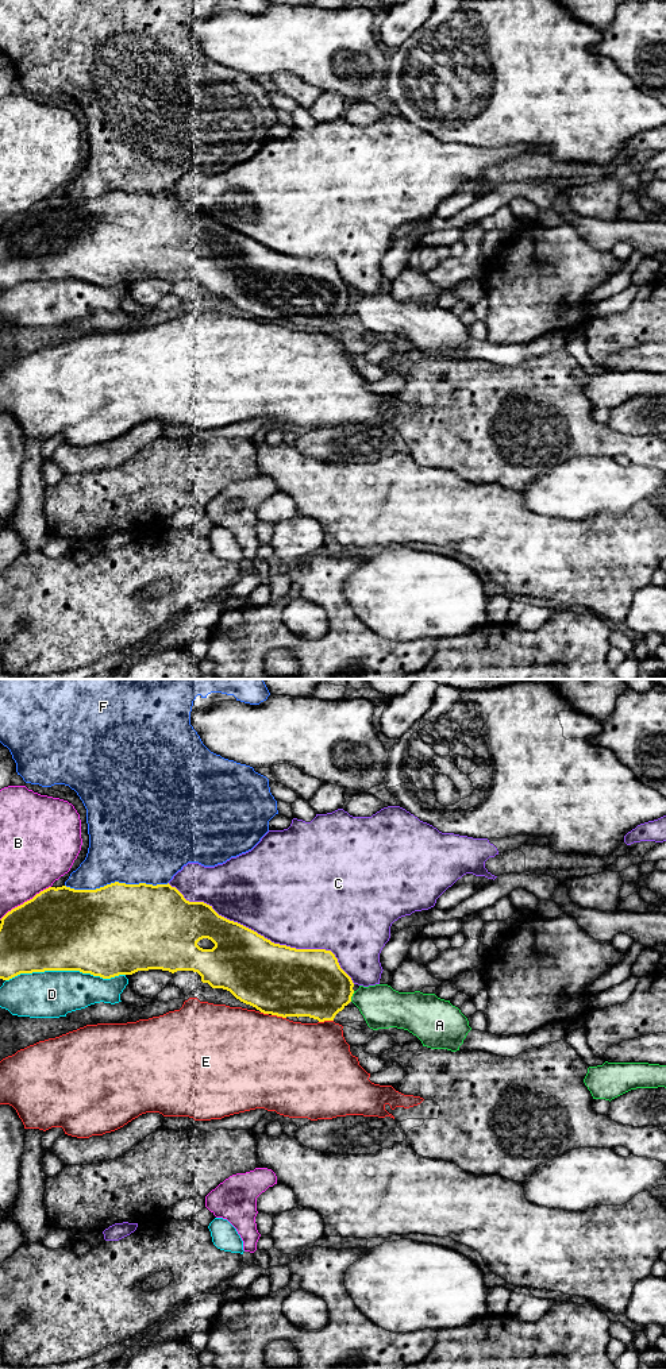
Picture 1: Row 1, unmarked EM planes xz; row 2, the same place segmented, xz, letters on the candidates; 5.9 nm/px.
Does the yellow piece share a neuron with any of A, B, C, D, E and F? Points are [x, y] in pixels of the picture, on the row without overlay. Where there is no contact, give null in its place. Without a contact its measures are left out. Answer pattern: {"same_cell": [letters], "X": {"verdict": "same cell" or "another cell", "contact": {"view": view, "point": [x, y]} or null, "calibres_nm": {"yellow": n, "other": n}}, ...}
{"same_cell": ["A"], "A": {"verdict": "same cell", "contact": {"view": "xz", "point": [351, 304]}, "calibres_nm": {"yellow": 380, "other": 260}}, "B": {"verdict": "another cell", "contact": {"view": "xz", "point": [24, 211]}, "calibres_nm": {"yellow": 480, "other": 360}}, "C": {"verdict": "another cell", "contact": {"view": "xz", "point": [264, 246]}, "calibres_nm": {"yellow": 400, "other": 500}}, "D": {"verdict": "another cell", "contact": {"view": "xz", "point": [65, 278]}, "calibres_nm": {"yellow": 500, "other": 280}}, "E": {"verdict": "another cell", "contact": {"view": "xz", "point": [278, 324]}, "calibres_nm": {"yellow": 420, "other": 500}}, "F": {"verdict": "another cell", "contact": {"view": "xz", "point": [116, 191]}, "calibres_nm": {"yellow": 480, "other": 480}}}

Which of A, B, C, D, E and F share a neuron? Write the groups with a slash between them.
A / B / C / D / E / F

